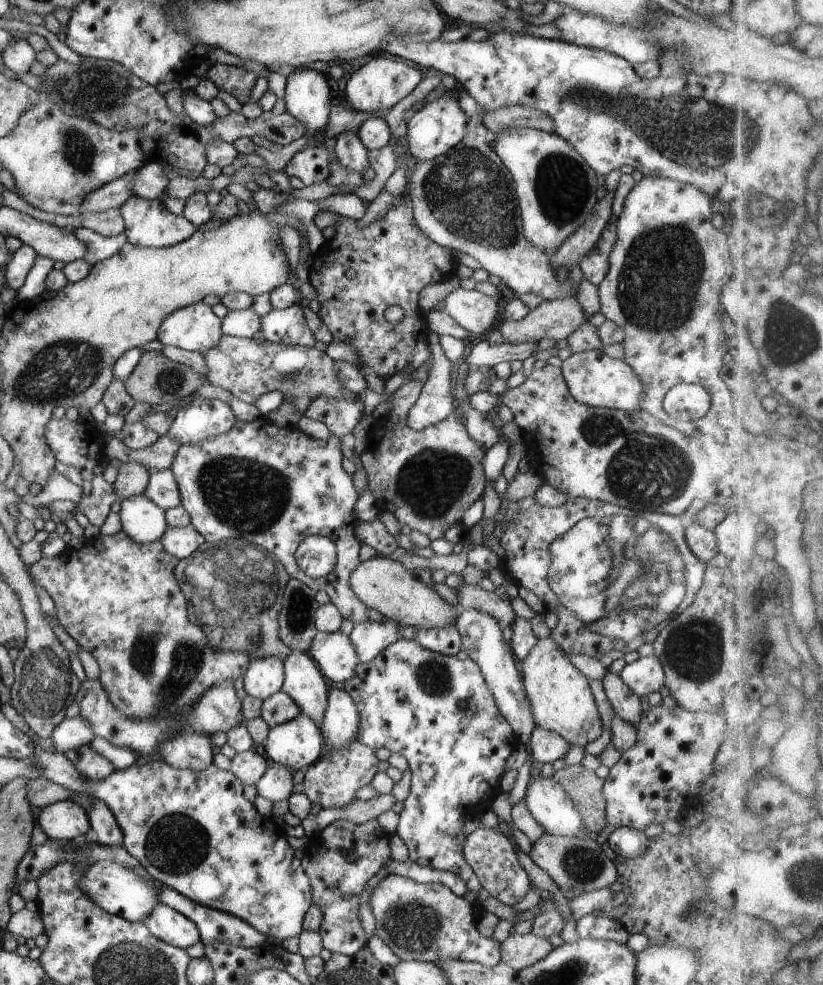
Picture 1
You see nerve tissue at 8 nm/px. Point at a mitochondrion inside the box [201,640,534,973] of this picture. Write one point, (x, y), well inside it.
(412, 926)

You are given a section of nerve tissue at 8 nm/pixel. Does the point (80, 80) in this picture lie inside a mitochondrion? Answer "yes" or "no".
yes

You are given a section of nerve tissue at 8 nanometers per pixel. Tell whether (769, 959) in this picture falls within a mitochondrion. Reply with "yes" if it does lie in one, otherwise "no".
no

